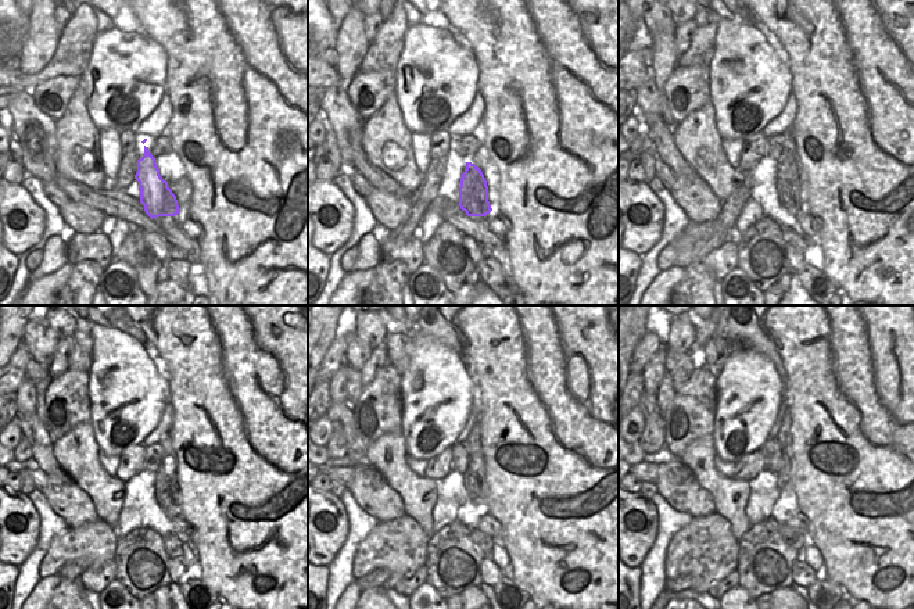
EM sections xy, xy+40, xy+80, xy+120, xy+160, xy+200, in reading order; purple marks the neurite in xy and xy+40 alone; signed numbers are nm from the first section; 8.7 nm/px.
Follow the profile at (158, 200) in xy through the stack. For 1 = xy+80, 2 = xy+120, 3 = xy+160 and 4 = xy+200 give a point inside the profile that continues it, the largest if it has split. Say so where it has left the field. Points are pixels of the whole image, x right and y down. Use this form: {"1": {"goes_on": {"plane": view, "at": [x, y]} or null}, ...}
{"1": {"goes_on": {"plane": "xy+80", "at": [788, 185]}}, "2": {"goes_on": {"plane": "xy+120", "at": [168, 497]}}, "3": {"goes_on": {"plane": "xy+160", "at": [476, 486]}}, "4": {"goes_on": {"plane": "xy+200", "at": [784, 473]}}}

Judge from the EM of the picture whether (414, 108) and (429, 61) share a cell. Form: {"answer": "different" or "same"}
{"answer": "same"}

